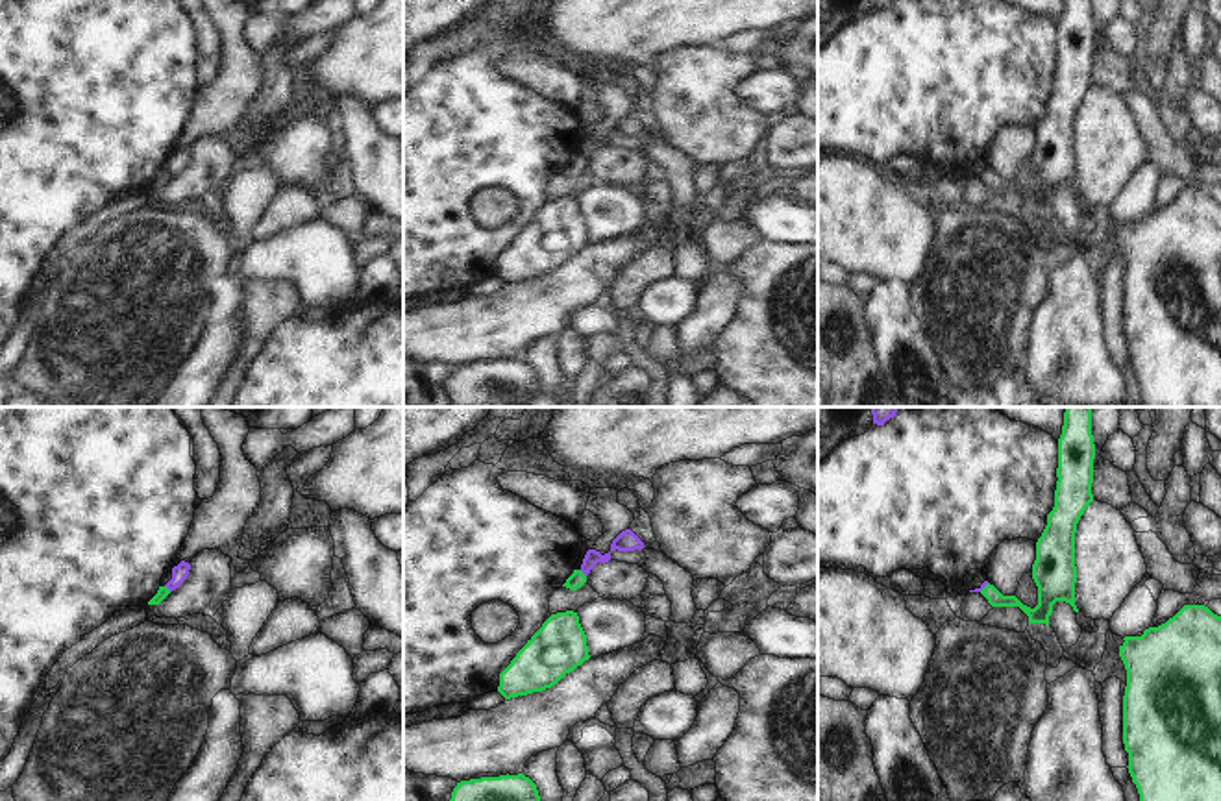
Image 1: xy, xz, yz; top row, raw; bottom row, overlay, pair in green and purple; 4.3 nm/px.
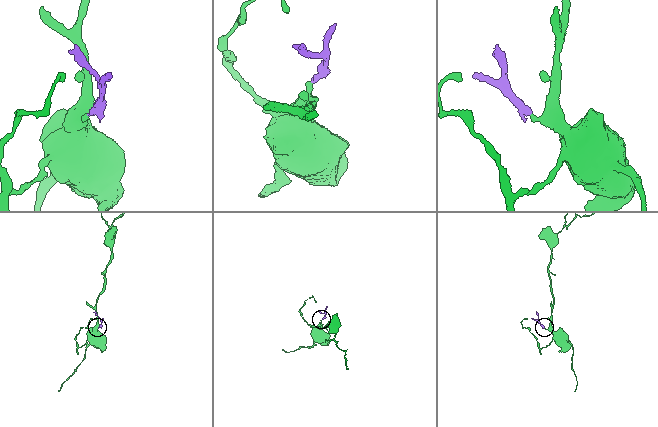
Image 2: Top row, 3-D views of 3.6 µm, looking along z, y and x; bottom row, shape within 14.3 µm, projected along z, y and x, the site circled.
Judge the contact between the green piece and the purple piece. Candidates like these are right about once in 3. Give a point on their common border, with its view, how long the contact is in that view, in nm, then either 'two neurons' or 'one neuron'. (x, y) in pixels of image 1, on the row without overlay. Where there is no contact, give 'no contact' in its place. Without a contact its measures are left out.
meets green in xy at (167, 174); contact 40 nm long; two neurons

